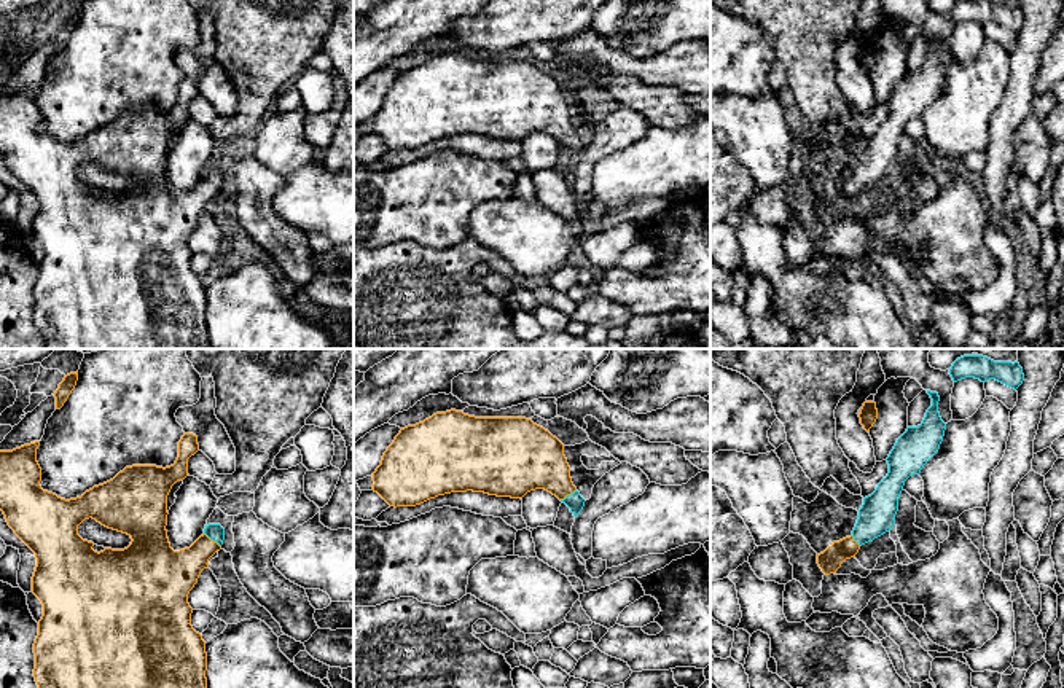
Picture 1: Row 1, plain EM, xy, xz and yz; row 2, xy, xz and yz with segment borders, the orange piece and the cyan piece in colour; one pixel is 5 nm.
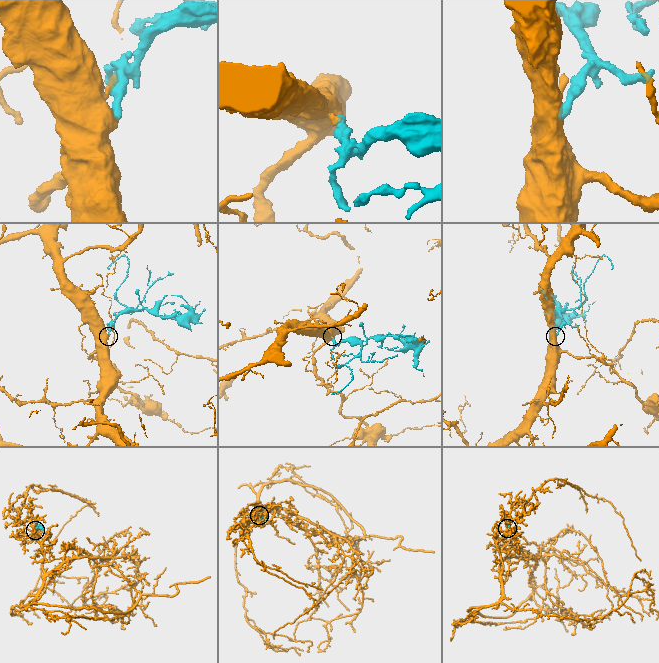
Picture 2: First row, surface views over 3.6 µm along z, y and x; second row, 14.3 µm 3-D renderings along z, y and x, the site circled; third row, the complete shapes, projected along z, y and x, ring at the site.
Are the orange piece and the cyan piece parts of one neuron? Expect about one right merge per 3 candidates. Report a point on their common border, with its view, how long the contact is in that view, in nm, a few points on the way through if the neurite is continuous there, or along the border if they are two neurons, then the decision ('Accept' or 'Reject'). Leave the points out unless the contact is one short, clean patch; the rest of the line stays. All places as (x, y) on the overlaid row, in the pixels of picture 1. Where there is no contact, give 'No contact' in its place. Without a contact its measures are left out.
Touches orange at xy (212, 540). Shared border 120 nm. Path across: xy (174, 572), (190, 562), (212, 540), (215, 532). Accept

